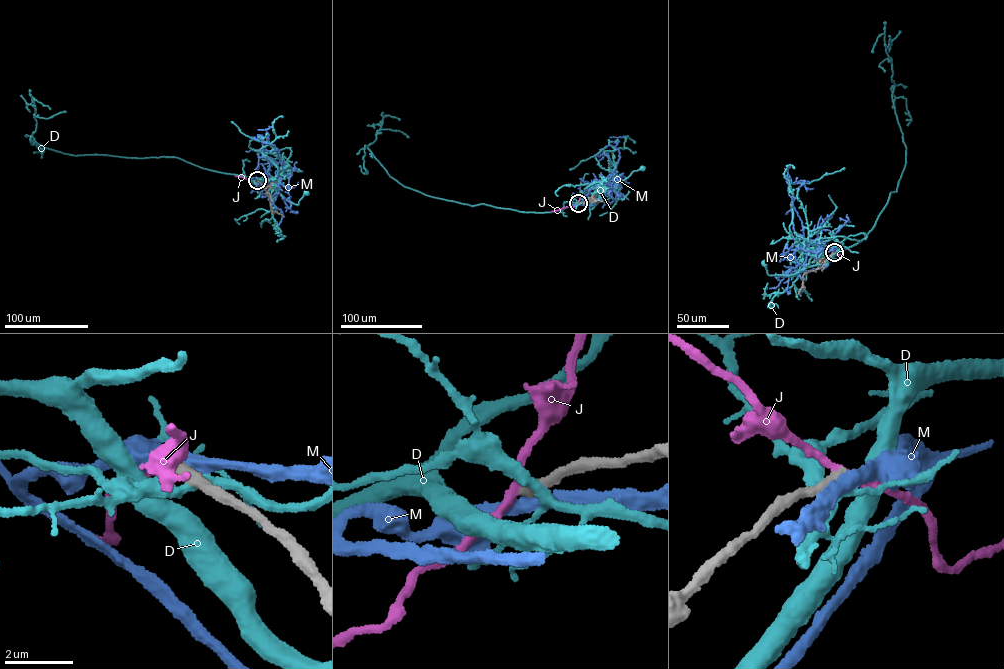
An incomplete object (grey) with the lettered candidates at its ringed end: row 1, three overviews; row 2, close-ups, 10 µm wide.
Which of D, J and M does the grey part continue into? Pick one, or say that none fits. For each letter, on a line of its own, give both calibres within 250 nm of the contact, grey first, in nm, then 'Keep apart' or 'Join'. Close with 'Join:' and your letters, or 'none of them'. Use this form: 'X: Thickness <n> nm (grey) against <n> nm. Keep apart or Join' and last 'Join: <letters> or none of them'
D: Thickness 400 nm (grey) against 240 nm. Keep apart
J: Thickness 320 nm (grey) against 220 nm. Keep apart
M: Thickness 320 nm (grey) against 360 nm. Keep apart
Join: none of them

